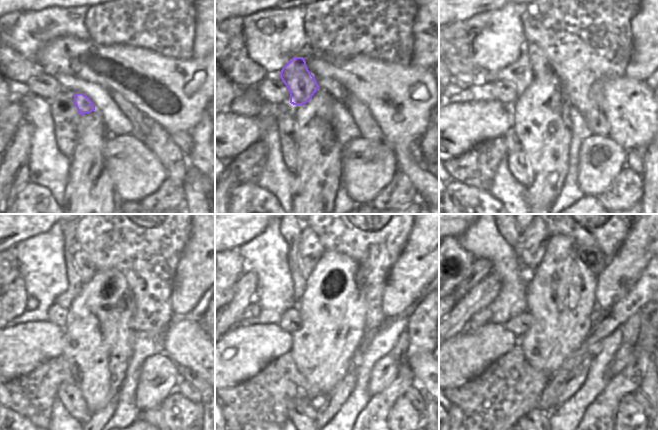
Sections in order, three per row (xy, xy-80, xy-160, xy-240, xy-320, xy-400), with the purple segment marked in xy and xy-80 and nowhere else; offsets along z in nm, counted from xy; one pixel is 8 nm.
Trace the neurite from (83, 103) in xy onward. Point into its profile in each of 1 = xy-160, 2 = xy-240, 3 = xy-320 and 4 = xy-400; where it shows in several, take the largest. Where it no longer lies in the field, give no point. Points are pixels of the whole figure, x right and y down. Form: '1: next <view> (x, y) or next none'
1: next xy-160 (520, 74)
2: next xy-240 (64, 300)
3: next xy-320 (291, 234)
4: next xy-400 (512, 234)

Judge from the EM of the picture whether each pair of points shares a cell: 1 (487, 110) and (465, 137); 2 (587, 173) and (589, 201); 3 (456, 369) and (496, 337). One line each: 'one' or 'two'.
1: one
2: two
3: one

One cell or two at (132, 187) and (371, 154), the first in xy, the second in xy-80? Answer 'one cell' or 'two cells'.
one cell

